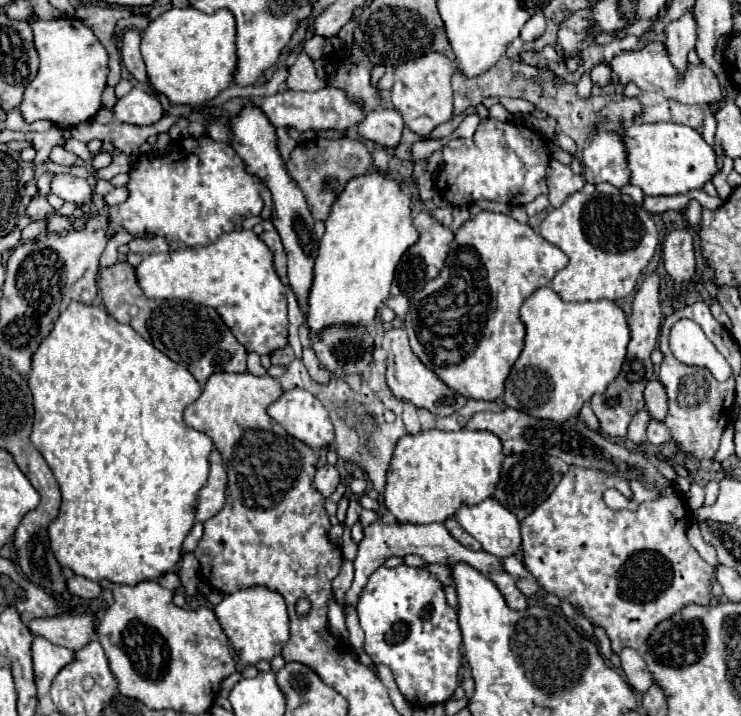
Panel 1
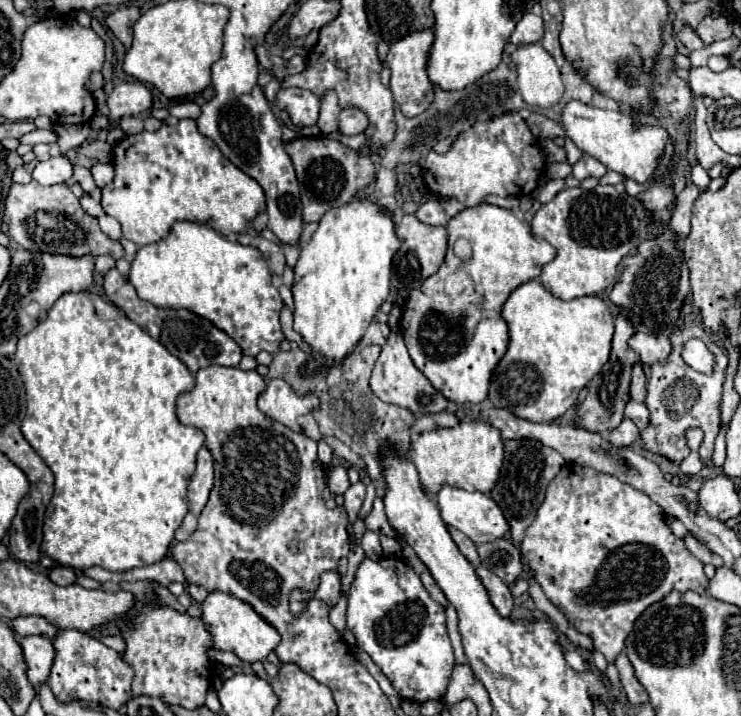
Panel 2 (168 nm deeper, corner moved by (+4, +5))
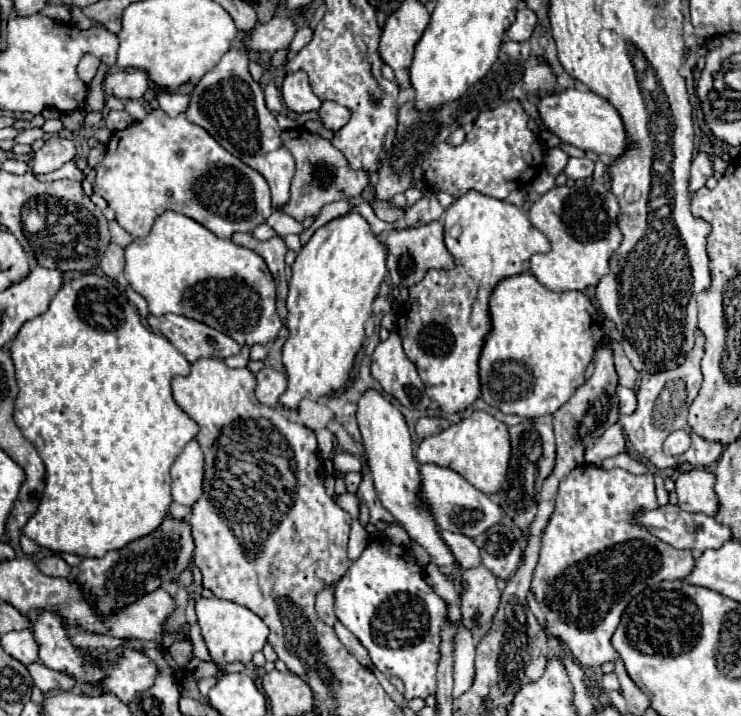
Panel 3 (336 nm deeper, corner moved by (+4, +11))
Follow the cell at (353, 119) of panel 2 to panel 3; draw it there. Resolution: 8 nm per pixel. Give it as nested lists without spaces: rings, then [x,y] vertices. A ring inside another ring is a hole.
[[[323,101],[321,109],[319,109],[319,117],[327,129],[339,131],[351,119],[351,111],[345,105],[339,105],[333,101]]]

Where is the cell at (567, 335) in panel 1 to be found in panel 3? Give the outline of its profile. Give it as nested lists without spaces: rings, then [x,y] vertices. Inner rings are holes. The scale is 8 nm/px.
[[[531,273],[503,279],[491,295],[489,313],[493,329],[483,345],[479,359],[481,397],[503,413],[513,413],[529,419],[555,413],[569,401],[571,393],[579,385],[583,385],[583,375],[605,337],[603,317],[599,317],[591,299],[583,291],[549,291]]]

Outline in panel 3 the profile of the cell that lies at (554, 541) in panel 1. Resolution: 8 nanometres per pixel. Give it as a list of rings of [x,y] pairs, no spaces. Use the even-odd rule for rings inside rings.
[[[579,465],[575,467],[557,489],[555,509],[543,529],[539,563],[533,571],[531,591],[537,597],[537,603],[547,615],[547,631],[557,637],[575,661],[589,667],[599,667],[607,661],[615,661],[617,653],[611,649],[611,637],[621,621],[623,609],[629,605],[631,597],[639,595],[645,587],[659,581],[685,579],[691,569],[695,569],[695,559],[691,551],[675,549],[655,535],[647,533],[643,525],[635,525],[631,517],[639,509],[657,509],[653,475],[633,475],[625,469],[603,469],[597,465]]]

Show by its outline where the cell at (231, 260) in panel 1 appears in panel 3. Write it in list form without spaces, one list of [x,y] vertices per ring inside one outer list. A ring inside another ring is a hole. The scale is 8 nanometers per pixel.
[[[165,211],[155,219],[155,225],[147,237],[135,239],[125,249],[125,279],[129,285],[141,293],[153,315],[185,315],[205,325],[229,335],[239,345],[269,345],[275,341],[279,329],[283,327],[275,311],[275,281],[263,257],[255,251],[235,245],[231,239],[221,239],[207,227],[191,217],[175,211]]]

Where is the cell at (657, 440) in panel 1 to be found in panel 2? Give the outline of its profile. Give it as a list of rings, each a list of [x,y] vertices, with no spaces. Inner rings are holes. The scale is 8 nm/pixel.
[[[629,401],[629,403],[625,405],[625,417],[629,417],[639,429],[647,427],[647,423],[649,423],[649,411],[647,411],[645,403]]]

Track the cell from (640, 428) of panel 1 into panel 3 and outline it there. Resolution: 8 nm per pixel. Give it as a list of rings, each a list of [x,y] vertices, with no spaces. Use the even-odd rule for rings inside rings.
[[[615,423],[595,441],[595,445],[591,449],[587,449],[585,463],[601,465],[601,461],[605,457],[613,457],[623,451],[625,451],[625,433],[623,433],[623,427],[619,423]]]

